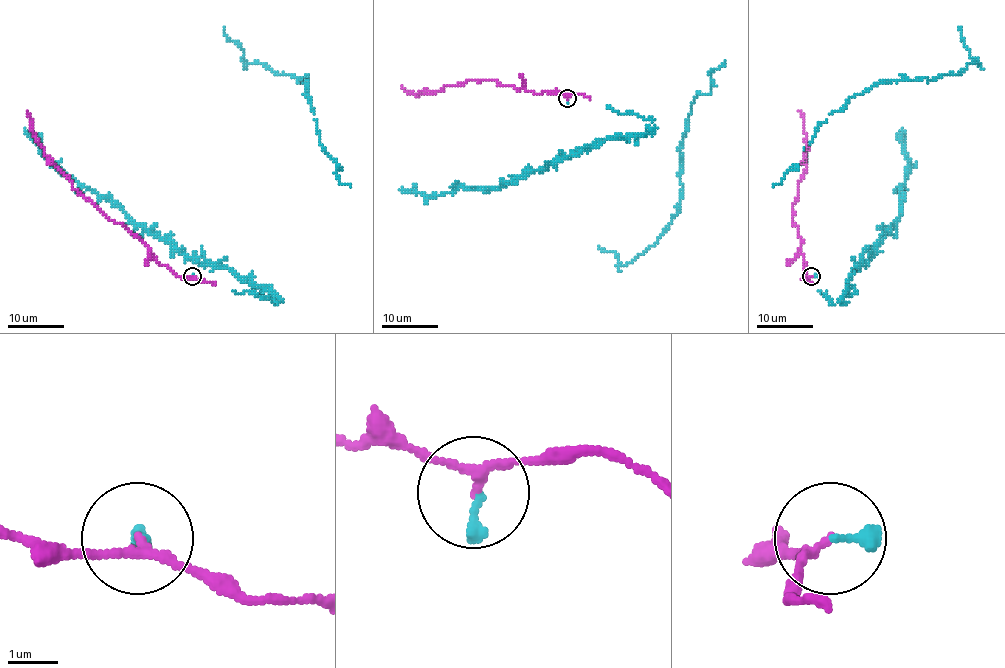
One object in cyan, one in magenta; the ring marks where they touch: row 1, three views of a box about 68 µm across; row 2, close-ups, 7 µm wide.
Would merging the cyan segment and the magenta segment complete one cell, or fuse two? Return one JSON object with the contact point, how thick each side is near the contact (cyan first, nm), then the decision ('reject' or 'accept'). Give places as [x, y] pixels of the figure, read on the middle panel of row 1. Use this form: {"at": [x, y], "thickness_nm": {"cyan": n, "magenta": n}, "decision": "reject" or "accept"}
{"at": [567, 98], "thickness_nm": {"cyan": 200, "magenta": 150}, "decision": "accept"}

